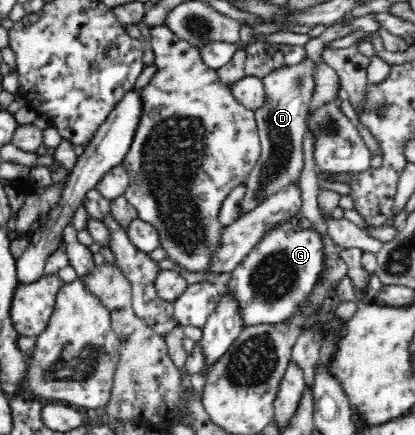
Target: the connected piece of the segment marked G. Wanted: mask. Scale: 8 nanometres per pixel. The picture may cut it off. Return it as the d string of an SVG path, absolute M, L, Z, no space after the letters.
M297 216L293 217L290 221L286 223L277 225L274 229L271 229L251 250L250 254L232 271L231 280L225 288L229 293L233 293L233 297L237 297L239 305L241 305L241 315L243 315L243 321L245 321L246 326L252 325L277 325L281 322L287 321L287 318L293 317L294 313L298 310L300 303L304 302L304 299L312 292L312 289L316 286L320 275L322 274L324 268L324 252L323 252L323 241L321 237L317 237L315 229L312 230L298 230L295 227L295 222L297 222Z

